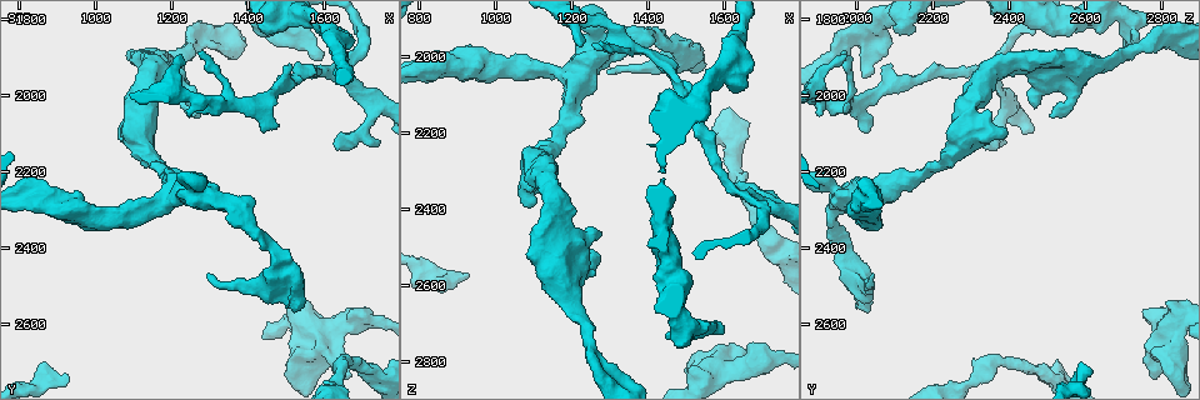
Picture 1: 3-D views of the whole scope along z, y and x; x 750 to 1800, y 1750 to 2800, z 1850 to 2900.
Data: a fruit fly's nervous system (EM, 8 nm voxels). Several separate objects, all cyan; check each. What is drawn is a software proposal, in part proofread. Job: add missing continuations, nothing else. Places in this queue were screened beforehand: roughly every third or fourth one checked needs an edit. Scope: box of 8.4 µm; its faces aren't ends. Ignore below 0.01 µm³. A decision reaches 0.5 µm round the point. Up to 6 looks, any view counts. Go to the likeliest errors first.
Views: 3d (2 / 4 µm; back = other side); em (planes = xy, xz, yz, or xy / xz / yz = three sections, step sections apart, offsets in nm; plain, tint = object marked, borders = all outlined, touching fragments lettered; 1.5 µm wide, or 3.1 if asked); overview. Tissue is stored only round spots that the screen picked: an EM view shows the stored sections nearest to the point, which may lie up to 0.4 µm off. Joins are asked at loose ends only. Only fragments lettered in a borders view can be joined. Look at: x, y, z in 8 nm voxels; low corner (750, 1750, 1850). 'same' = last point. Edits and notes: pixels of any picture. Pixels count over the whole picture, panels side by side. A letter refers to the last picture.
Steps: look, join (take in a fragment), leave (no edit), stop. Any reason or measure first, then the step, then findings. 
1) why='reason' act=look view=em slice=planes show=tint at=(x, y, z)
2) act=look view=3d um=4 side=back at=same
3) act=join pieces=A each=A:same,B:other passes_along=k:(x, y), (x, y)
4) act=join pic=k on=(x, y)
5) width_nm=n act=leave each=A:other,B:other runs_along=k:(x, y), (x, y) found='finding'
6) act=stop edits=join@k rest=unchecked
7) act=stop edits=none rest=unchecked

why='branch stops here' act=look view=em slice=yz step=8 show=borders at=(1285, 2480, 2045)

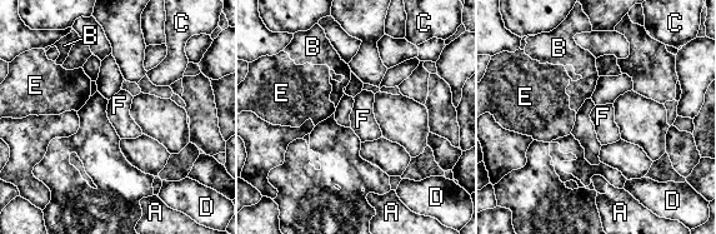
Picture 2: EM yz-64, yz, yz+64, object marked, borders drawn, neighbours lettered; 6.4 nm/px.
act=look view=em slice=planes show=borders at=same

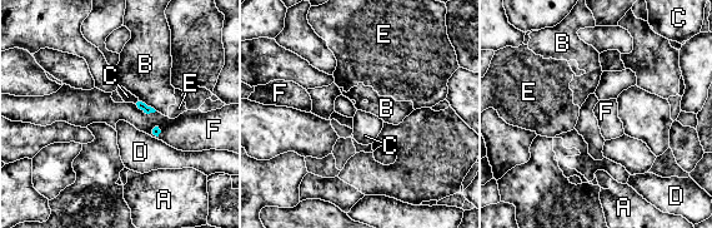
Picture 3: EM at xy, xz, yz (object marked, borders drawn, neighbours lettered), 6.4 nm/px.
longest_contact=F:170nm act=leave each=A:other,B:other,C:other,D:other,E:other,F:other border=3:(131, 103), (146, 113), (155, 112) found='none of them fits'

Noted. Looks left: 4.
why='branch stops here' act=look view=em slice=planes show=borders at=(1600, 1900, 2735)

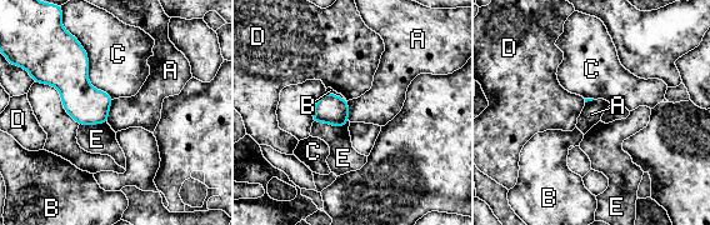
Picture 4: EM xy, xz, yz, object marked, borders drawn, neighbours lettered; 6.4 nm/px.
act=leave each=A:other,B:other,C:other,D:other,E:other found='none of them fits'

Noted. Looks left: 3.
why='thick end' act=look view=3d um=4 at=(1525, 2570, 2025)

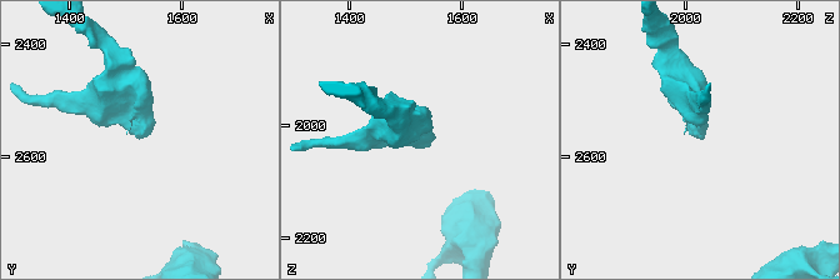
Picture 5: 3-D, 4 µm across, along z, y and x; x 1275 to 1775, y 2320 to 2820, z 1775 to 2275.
why='need the tissue' act=look view=em slice=xz step=8 show=borders at=(1525, 2570, 2025)

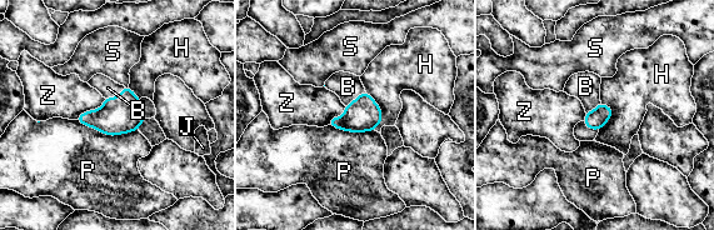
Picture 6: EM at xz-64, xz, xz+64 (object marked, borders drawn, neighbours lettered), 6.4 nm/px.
why='another direction' act=look view=em slice=planes show=borders at=same

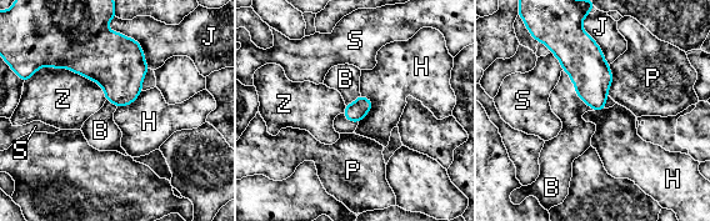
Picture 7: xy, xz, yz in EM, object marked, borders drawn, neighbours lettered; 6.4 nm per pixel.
act=join pic=7 on=(565, 104) each=B:same,H:other,J:other,P:other,S:other,Z:other passes_along=7:(579, 54), (575, 89), (565, 104) found='the neuron continues'

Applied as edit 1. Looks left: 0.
act=stop edits=join@7 rest=unchecked

